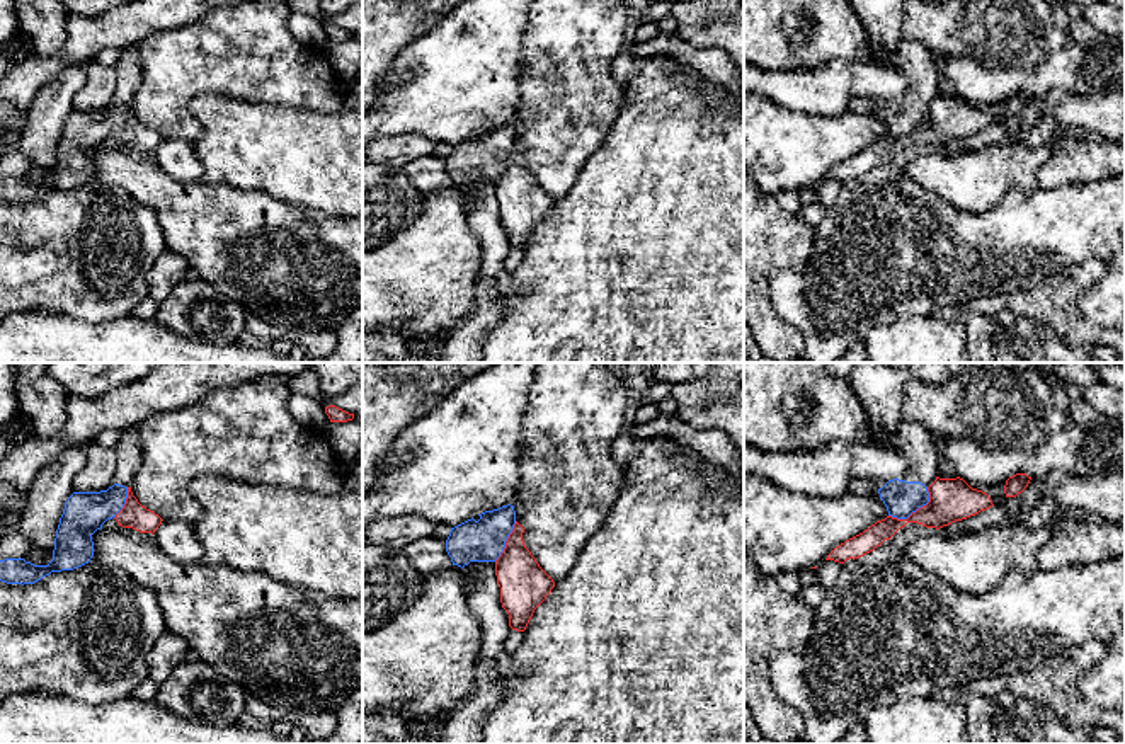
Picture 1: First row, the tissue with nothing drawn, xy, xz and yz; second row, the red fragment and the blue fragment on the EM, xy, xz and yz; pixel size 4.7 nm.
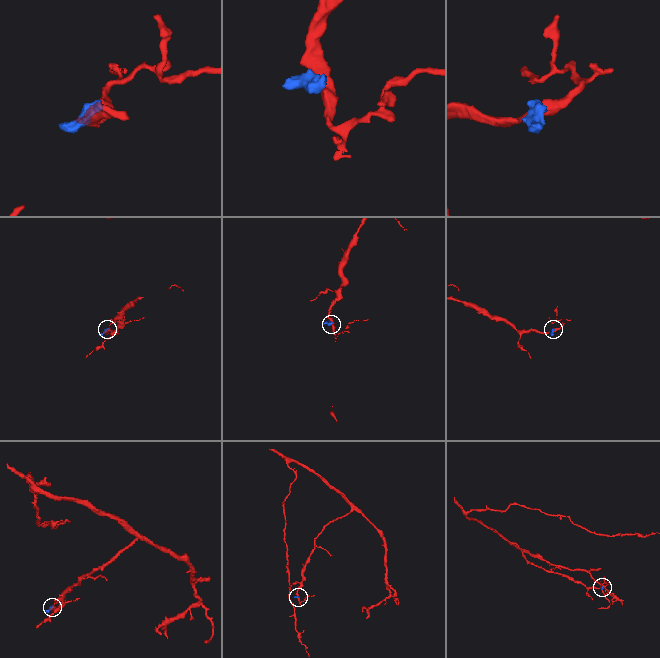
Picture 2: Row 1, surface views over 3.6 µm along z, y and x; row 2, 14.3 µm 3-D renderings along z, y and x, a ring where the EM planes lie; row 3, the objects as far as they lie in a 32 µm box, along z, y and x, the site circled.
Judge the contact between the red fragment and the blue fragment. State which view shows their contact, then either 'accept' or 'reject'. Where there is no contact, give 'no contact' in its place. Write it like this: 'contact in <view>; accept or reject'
contact in yz; reject

